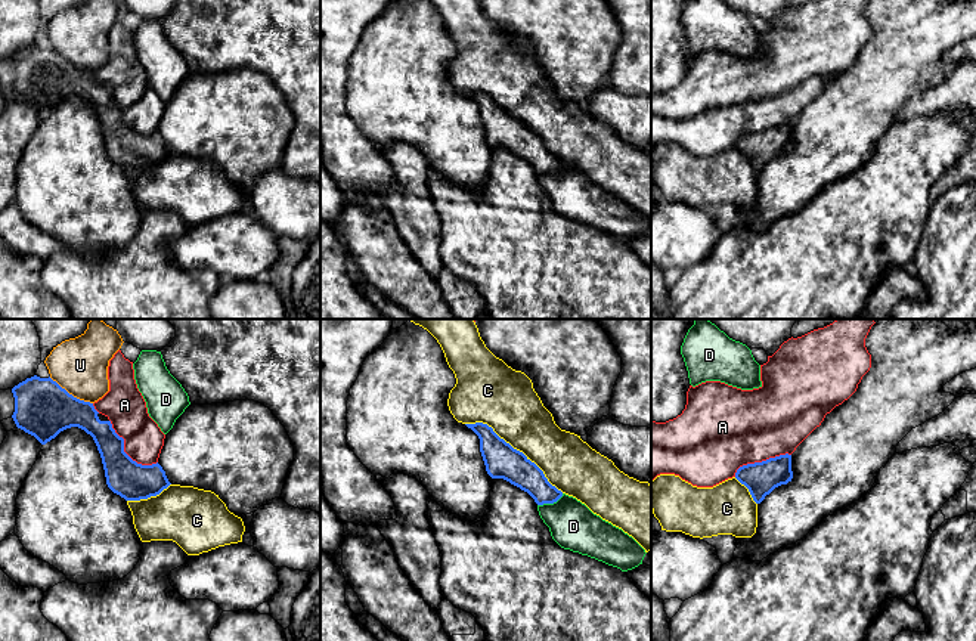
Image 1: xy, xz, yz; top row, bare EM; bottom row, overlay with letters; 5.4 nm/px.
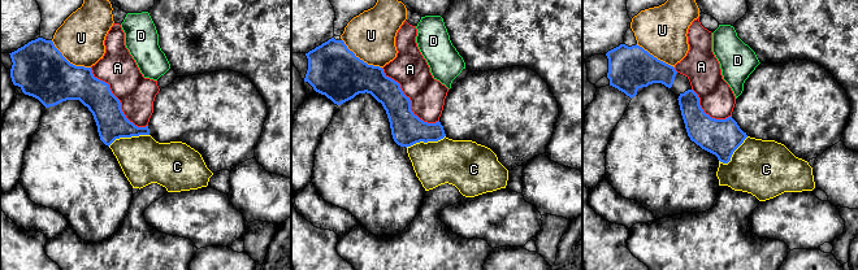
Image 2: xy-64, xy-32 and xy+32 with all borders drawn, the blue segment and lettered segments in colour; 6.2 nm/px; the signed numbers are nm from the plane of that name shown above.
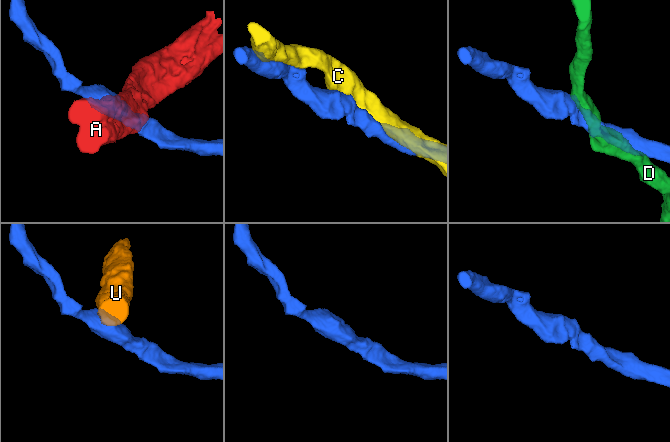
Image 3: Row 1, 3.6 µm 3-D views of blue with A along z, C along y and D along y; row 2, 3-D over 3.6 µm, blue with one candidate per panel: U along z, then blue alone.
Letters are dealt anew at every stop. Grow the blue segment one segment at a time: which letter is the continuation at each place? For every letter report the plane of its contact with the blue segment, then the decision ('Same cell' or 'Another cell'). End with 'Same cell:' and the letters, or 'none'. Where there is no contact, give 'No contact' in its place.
A: Touches blue in xy. Another cell
C: Touches blue in xz. Same cell
D: Touches blue in xz. Another cell
U: Touches blue in xy. Another cell
Same cell: C

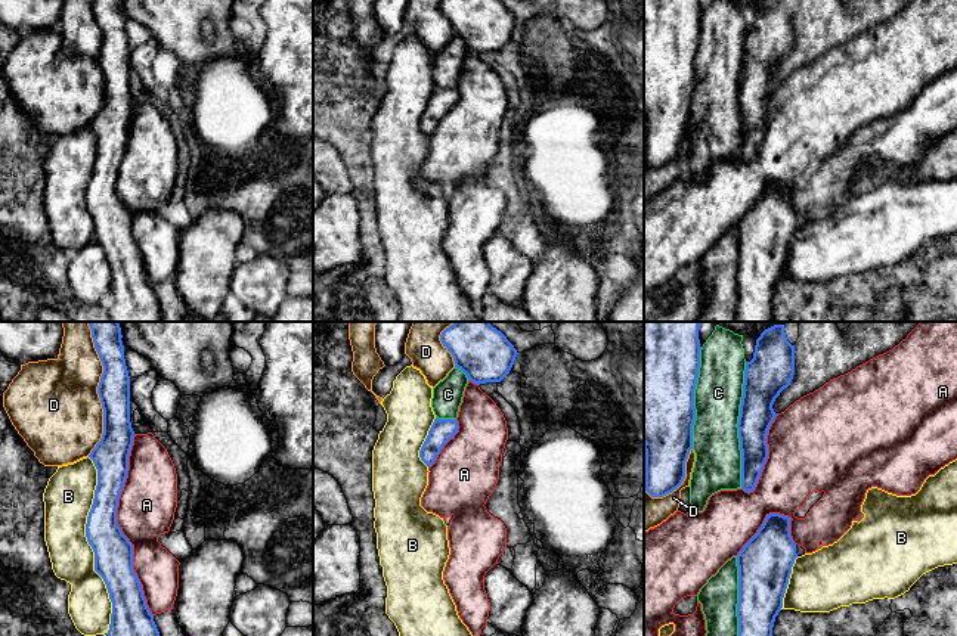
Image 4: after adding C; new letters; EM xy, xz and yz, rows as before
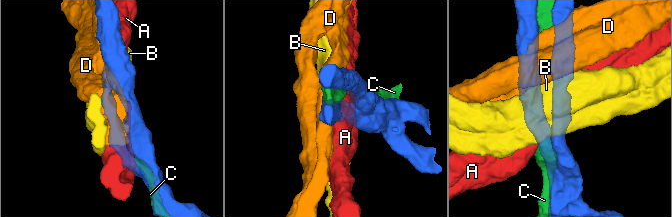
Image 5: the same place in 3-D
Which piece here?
A: Touches blue in xy. Another cell
B: Touches blue in xy. Another cell
C: Touches blue in yz. Another cell
D: Touches blue in xy. Another cell
Same cell: none

